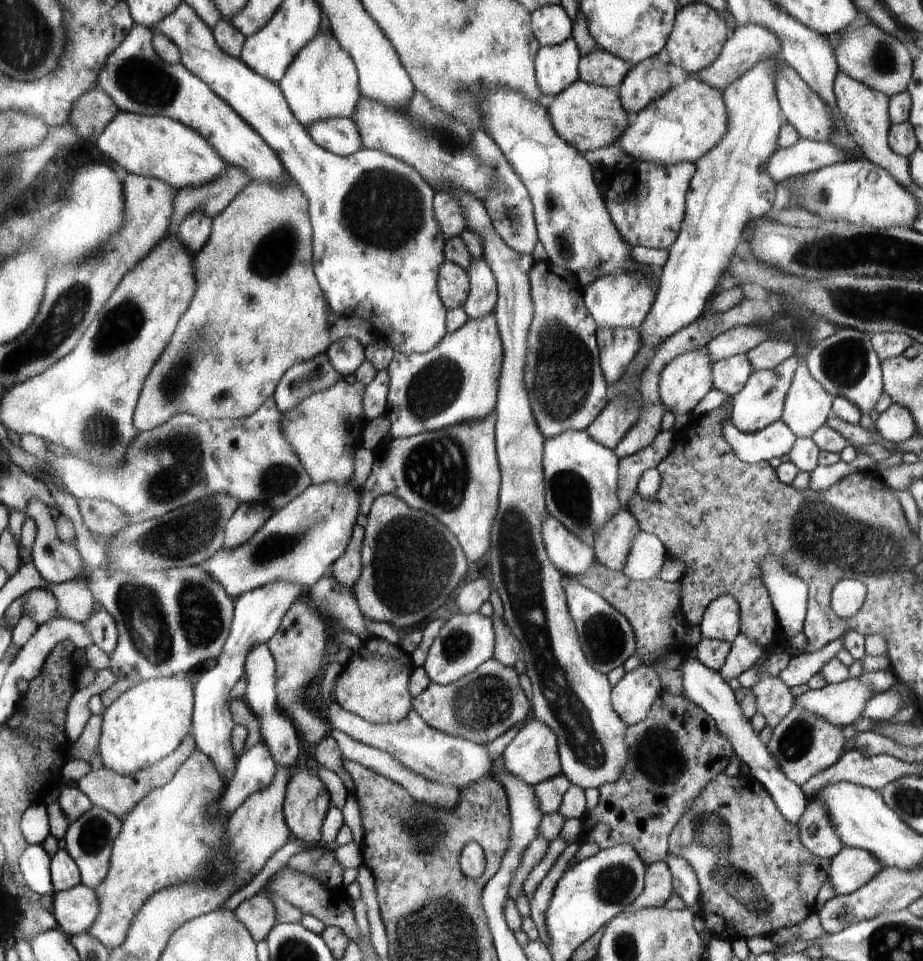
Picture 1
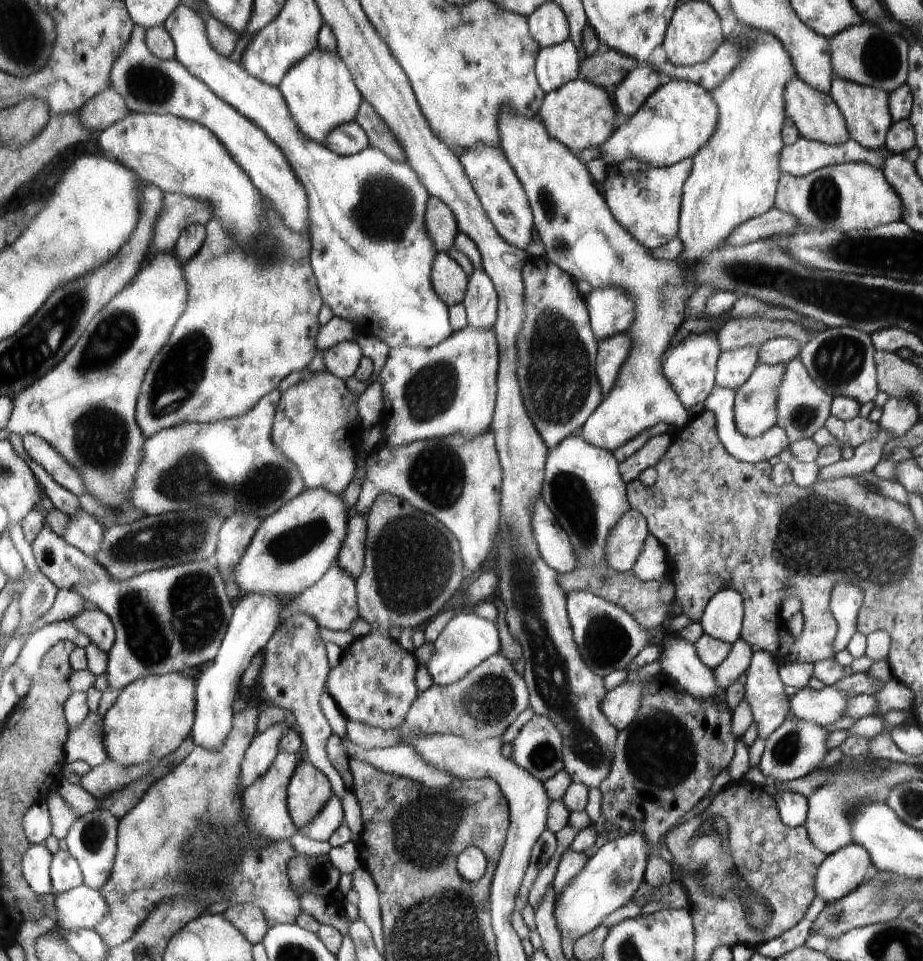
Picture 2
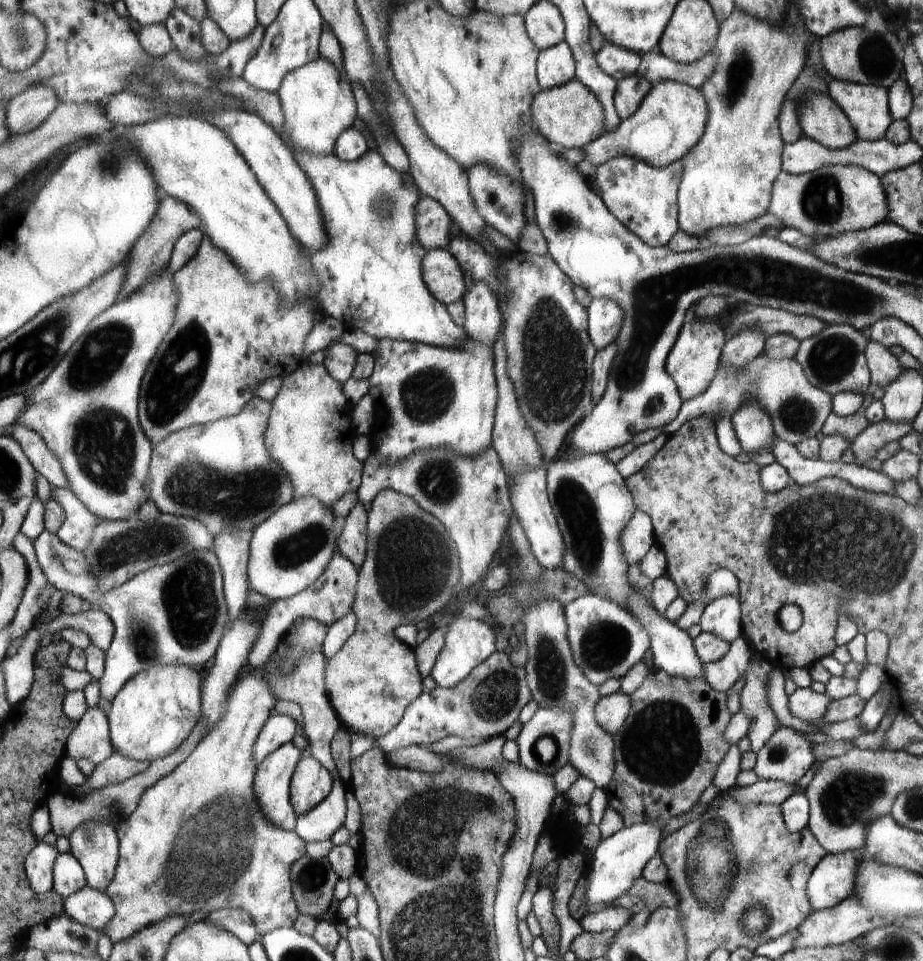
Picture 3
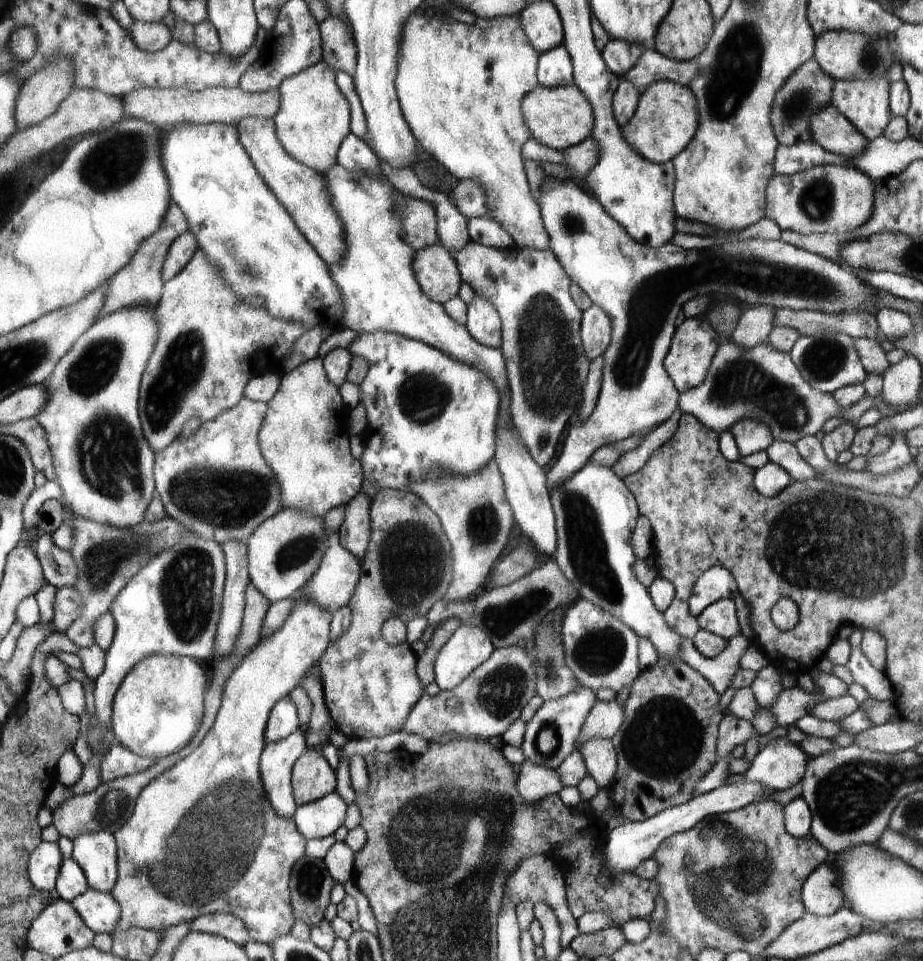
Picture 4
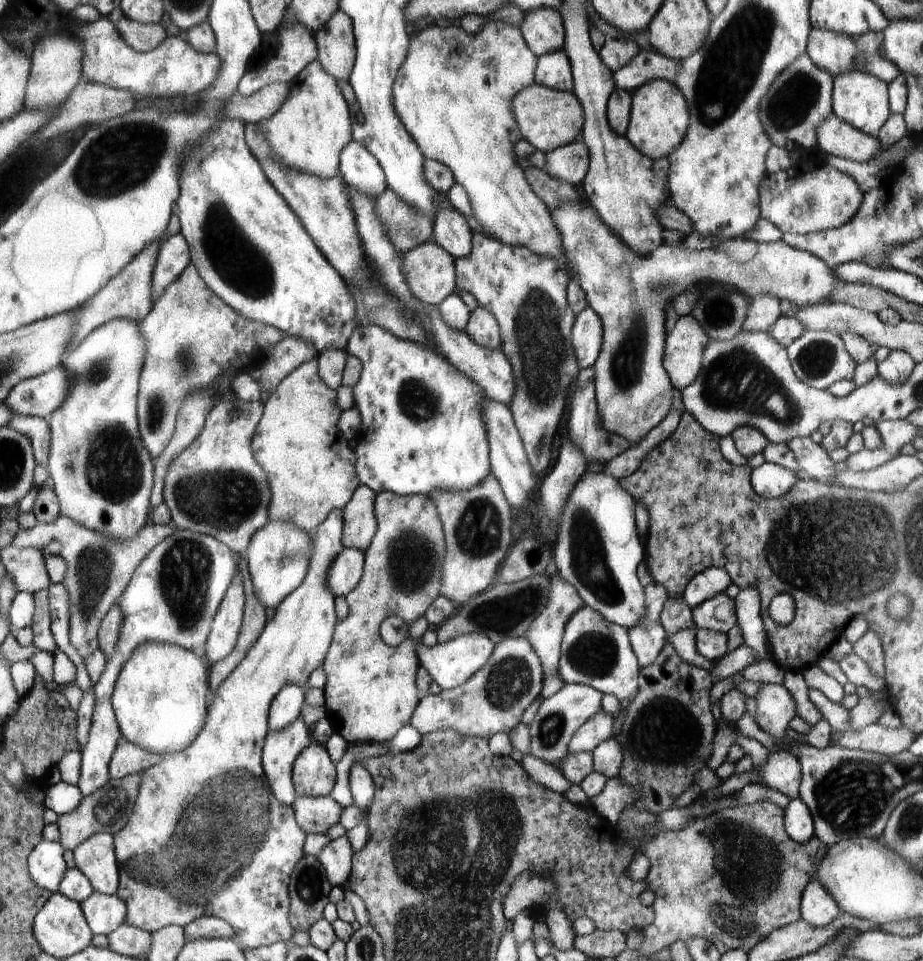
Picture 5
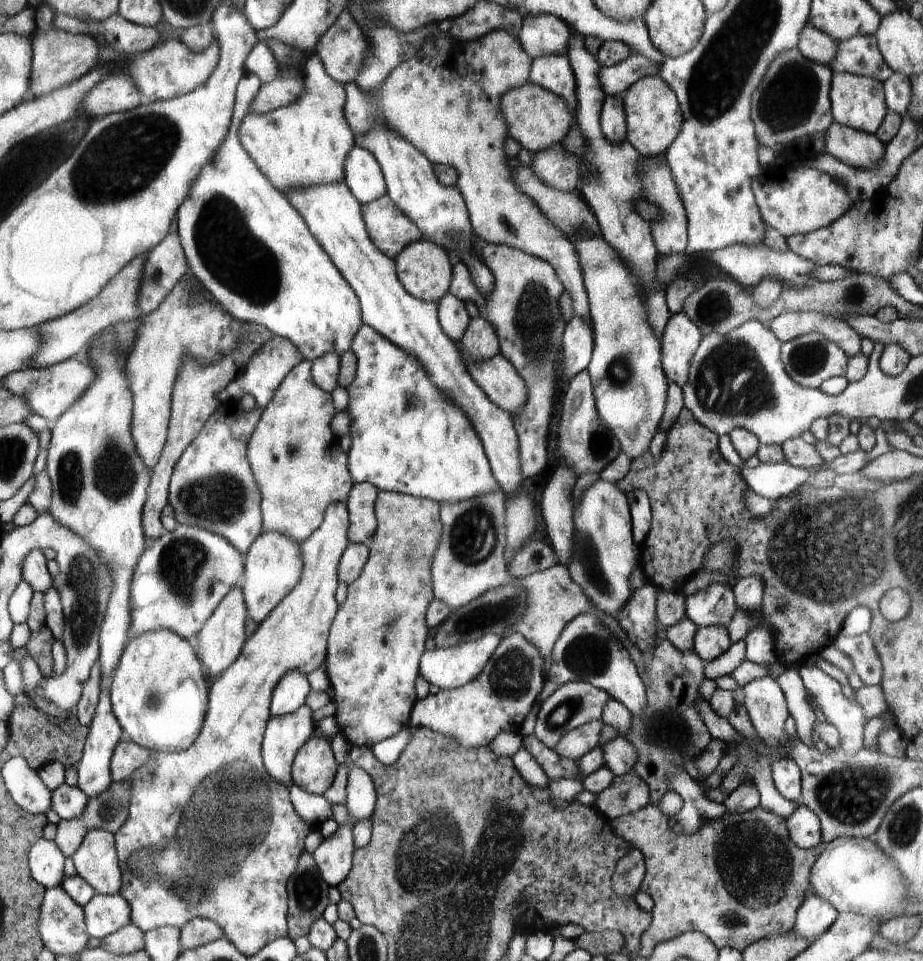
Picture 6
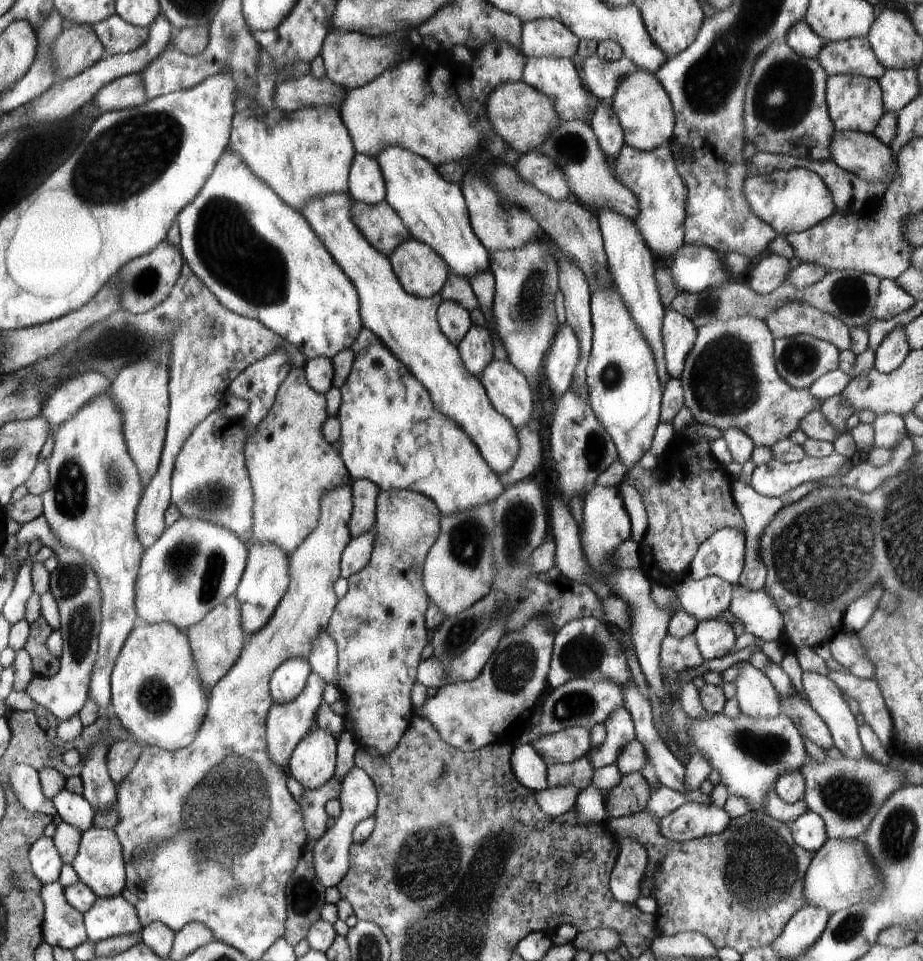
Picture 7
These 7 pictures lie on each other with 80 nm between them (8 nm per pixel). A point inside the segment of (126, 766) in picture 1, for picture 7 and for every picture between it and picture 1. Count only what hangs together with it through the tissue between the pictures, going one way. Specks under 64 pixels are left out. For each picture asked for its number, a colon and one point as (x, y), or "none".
2: (150, 719)
3: (153, 714)
4: (157, 710)
5: (159, 700)
6: (158, 695)
7: (156, 695)

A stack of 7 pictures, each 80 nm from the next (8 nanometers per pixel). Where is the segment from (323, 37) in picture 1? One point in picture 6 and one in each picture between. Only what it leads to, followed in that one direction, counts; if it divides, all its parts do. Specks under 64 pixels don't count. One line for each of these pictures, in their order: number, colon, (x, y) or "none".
2: (321, 93)
3: (318, 104)
4: (313, 119)
5: (309, 132)
6: (306, 142)

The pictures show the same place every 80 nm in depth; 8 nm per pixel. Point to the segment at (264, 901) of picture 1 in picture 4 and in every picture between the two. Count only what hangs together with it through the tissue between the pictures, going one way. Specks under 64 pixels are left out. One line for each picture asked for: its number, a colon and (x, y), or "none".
2: (250, 919)
3: (237, 921)
4: (229, 926)

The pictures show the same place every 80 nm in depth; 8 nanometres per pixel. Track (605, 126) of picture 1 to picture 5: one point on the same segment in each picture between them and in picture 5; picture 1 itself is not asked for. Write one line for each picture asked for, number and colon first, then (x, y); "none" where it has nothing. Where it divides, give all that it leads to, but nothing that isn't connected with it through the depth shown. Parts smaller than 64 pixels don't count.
2: (581, 115)
3: (570, 116)
4: (562, 117)
5: (548, 118)

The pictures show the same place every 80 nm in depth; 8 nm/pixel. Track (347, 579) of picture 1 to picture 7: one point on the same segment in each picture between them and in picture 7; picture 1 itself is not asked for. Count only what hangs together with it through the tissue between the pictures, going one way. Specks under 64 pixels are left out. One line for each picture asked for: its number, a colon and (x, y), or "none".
2: (352, 557)
3: (352, 544)
4: (354, 534)
5: (360, 527)
6: (361, 503)
7: (365, 493)

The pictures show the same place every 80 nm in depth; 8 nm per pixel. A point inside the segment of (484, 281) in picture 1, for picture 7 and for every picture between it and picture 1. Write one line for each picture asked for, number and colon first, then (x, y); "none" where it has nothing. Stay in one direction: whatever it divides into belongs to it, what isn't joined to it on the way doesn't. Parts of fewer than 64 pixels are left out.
2: (481, 301)
3: (483, 316)
4: (484, 323)
5: (482, 326)
6: (481, 341)
7: (476, 349)

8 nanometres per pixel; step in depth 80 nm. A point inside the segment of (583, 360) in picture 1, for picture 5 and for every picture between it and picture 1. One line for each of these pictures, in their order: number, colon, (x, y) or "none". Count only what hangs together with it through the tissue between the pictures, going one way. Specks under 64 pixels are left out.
2: (557, 368)
3: (551, 356)
4: (547, 365)
5: (527, 293)

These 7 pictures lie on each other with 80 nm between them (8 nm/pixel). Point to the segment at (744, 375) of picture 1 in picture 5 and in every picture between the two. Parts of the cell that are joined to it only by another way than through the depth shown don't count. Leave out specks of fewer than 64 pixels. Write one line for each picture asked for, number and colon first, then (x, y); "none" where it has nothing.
2: (735, 366)
3: (743, 348)
4: (753, 327)
5: (764, 311)

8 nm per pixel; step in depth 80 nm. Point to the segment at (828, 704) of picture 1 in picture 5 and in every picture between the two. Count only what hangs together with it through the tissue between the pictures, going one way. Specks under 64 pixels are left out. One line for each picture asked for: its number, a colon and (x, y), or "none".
2: (825, 706)
3: (804, 703)
4: (793, 704)
5: (775, 706)

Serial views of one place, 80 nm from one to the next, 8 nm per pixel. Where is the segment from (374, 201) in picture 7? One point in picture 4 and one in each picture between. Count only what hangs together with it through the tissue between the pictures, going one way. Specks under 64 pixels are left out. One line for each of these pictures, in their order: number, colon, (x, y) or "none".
4: (354, 154)
5: (359, 167)
6: (364, 176)

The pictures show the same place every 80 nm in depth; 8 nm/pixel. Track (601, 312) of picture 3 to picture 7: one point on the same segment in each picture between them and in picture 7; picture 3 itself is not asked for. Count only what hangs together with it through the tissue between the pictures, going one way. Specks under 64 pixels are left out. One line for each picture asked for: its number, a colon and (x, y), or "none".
4: (597, 325)
5: (587, 336)
6: (579, 339)
7: (559, 366)

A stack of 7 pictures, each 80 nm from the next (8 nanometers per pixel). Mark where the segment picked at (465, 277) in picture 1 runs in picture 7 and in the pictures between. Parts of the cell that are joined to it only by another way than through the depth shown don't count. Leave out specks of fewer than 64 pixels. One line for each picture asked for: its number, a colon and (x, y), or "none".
2: (450, 282)
3: (442, 273)
4: (435, 267)
5: (430, 271)
6: (425, 269)
7: (420, 269)

